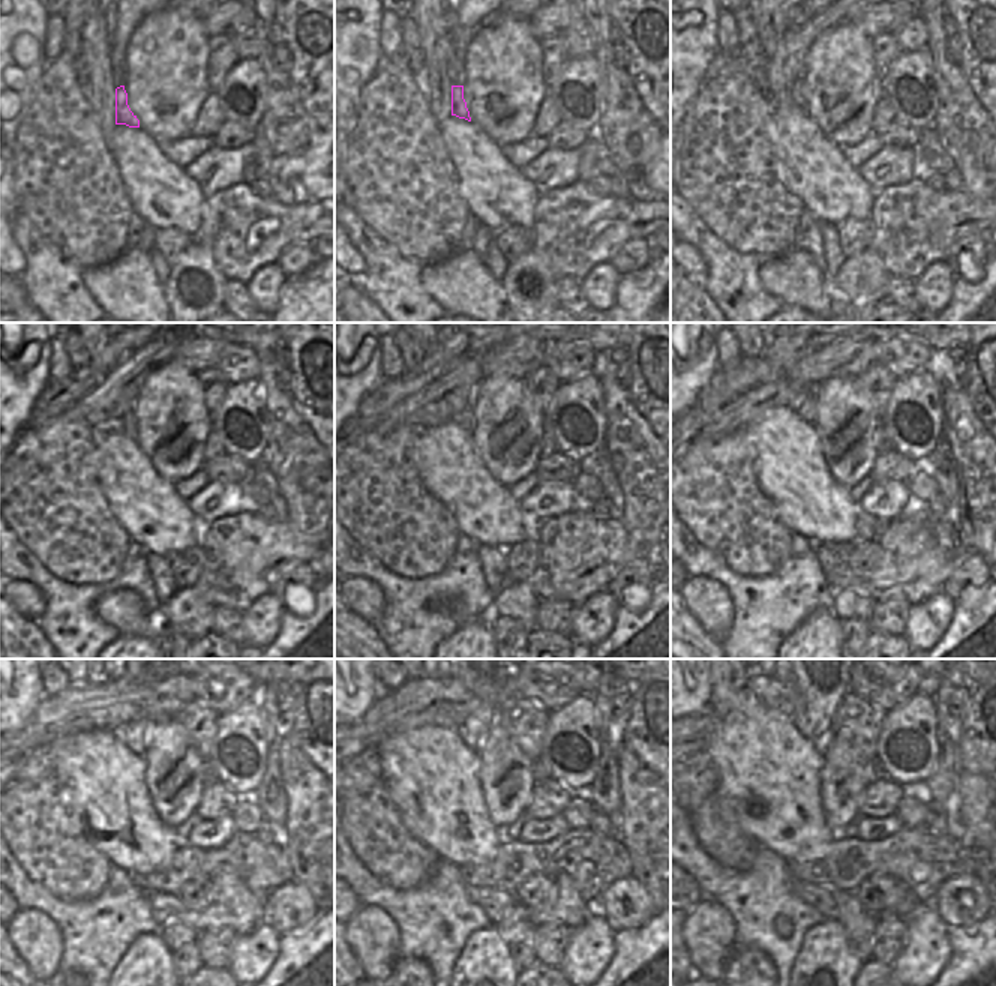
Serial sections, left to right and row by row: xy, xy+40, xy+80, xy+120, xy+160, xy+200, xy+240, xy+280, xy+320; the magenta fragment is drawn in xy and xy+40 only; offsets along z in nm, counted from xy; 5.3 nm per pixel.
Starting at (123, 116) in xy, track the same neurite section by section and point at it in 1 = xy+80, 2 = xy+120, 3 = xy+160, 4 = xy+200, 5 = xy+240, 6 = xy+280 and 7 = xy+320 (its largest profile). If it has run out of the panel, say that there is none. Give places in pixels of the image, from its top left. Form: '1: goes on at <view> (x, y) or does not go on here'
1: goes on at xy+80 (797, 98)
2: goes on at xy+120 (128, 420)
3: goes on at xy+160 (467, 419)
4: goes on at xy+200 (806, 408)
5: goes on at xy+240 (135, 734)
6: goes on at xy+280 (473, 731)
7: goes on at xy+320 (819, 689)

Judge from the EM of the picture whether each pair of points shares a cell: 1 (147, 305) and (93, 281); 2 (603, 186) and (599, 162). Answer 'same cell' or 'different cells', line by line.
1: same cell
2: different cells

